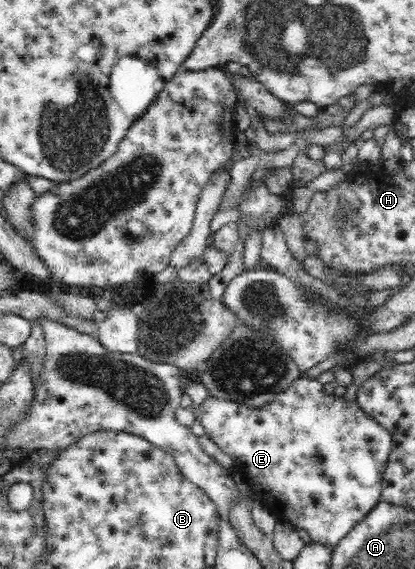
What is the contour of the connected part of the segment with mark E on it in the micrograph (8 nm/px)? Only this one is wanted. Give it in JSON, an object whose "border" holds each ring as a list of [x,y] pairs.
{"border":[[[296,379],[289,388],[277,393],[271,402],[261,406],[247,406],[243,405],[242,402],[210,395],[193,411],[196,418],[205,427],[206,435],[232,458],[234,469],[243,472],[249,483],[249,488],[255,491],[256,499],[261,500],[276,517],[283,515],[298,529],[305,529],[313,542],[336,546],[382,500],[381,480],[384,476],[383,473],[389,453],[391,453],[392,436],[382,425],[379,425],[378,421],[375,421],[370,414],[367,414],[357,401],[349,403],[345,399],[333,397],[333,395],[325,392],[323,386],[317,379]]]}

